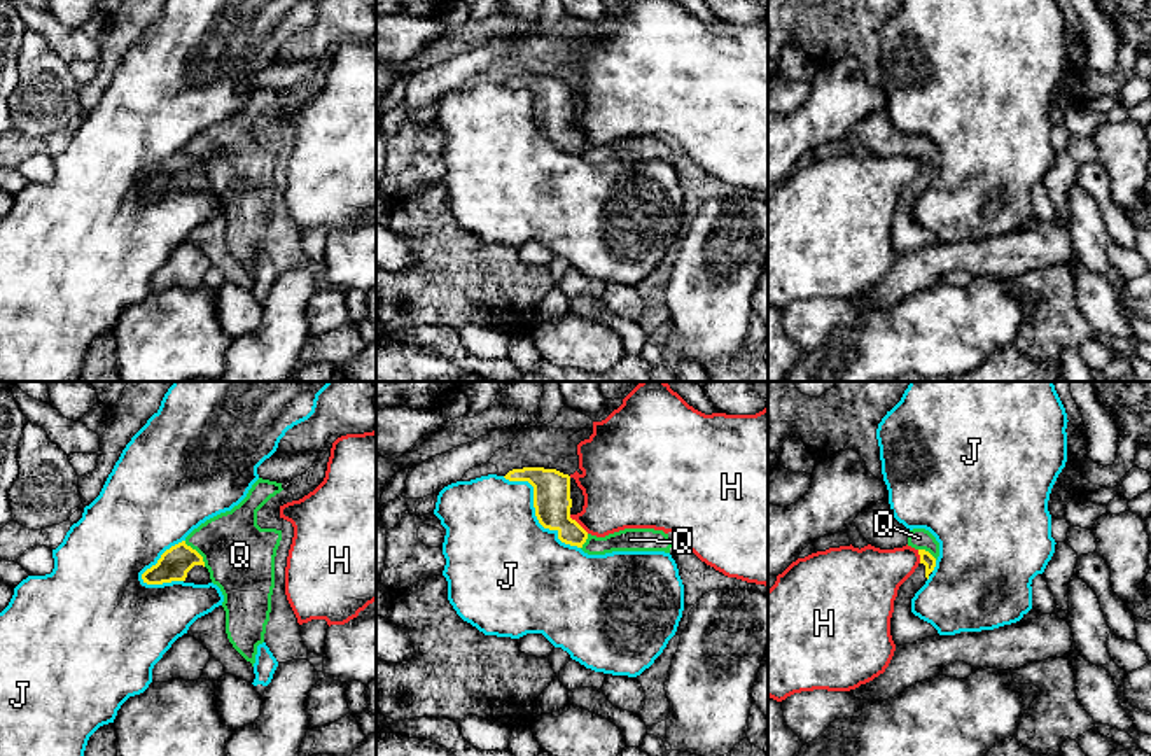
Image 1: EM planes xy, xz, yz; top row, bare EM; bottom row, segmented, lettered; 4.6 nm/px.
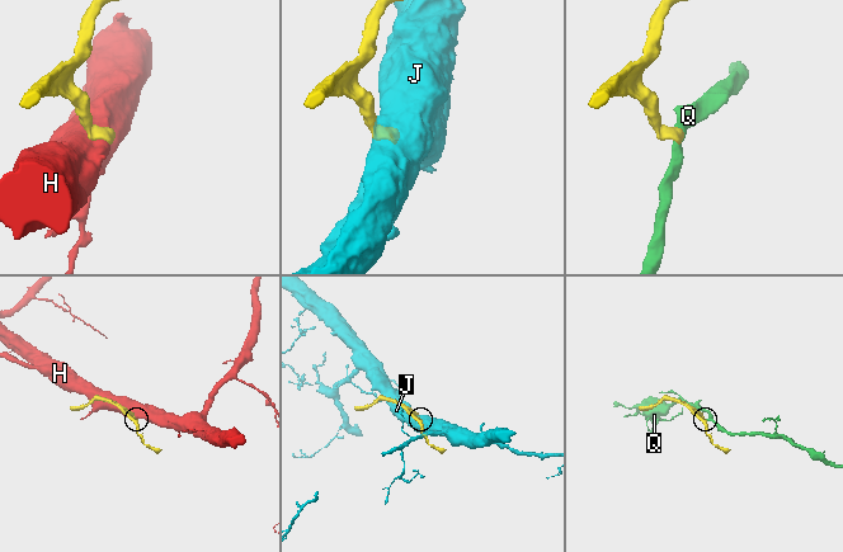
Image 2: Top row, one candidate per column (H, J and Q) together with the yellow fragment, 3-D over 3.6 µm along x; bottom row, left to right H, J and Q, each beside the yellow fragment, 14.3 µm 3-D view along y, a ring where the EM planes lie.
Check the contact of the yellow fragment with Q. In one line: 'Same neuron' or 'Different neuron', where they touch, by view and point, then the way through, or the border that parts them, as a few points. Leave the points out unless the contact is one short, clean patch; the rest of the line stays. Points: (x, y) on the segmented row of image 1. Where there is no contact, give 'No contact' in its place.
Different neuron. Touches yellow at xy (198, 553). Boundary: xy (184, 541), (202, 557), (205, 566)

